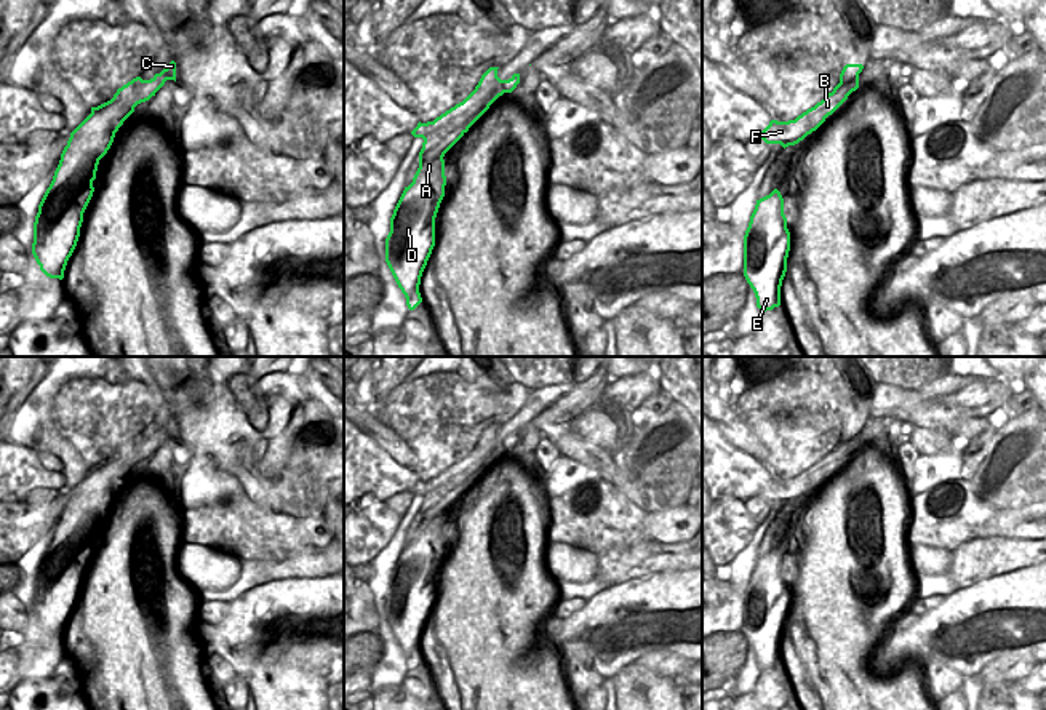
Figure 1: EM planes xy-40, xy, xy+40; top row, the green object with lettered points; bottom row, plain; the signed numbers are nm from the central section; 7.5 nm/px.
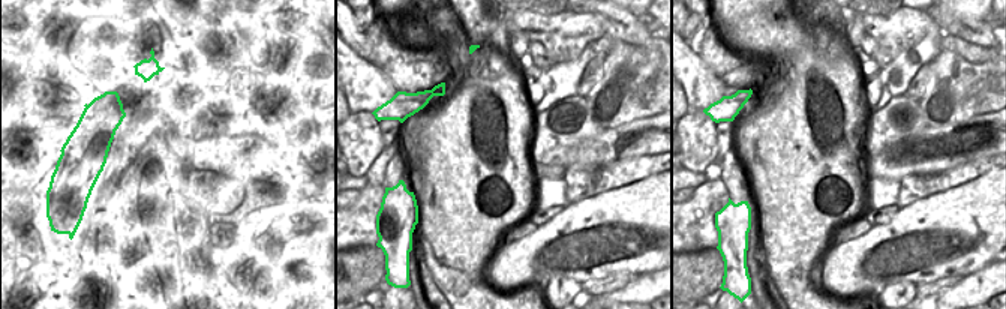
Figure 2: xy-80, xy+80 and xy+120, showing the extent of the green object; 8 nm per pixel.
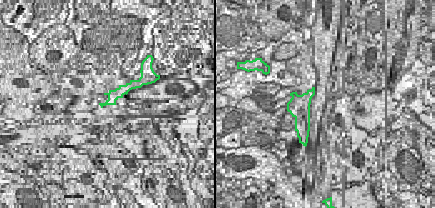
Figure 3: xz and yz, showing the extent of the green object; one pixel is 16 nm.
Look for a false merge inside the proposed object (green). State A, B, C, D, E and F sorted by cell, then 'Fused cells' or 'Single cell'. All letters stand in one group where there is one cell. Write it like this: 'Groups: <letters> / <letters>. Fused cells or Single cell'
Groups: A D E / B C F. Fused cells.

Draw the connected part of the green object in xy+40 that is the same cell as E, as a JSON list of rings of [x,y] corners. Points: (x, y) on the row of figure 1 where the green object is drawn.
[[[777,189],[757,200],[744,235],[744,277],[761,312],[781,305],[781,286],[787,272],[790,232],[784,198]]]

